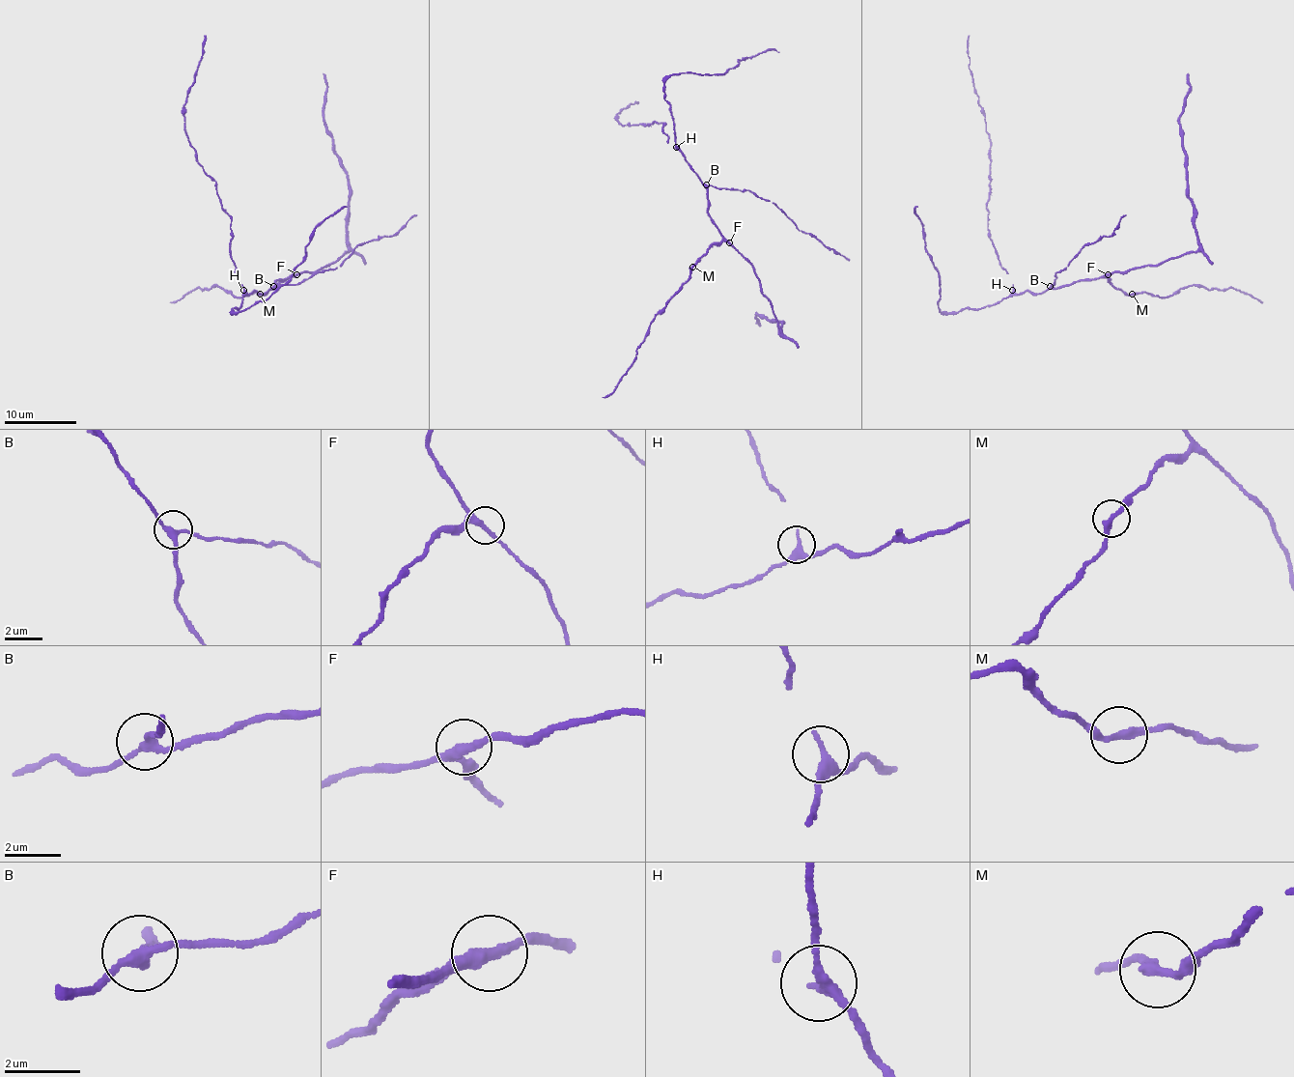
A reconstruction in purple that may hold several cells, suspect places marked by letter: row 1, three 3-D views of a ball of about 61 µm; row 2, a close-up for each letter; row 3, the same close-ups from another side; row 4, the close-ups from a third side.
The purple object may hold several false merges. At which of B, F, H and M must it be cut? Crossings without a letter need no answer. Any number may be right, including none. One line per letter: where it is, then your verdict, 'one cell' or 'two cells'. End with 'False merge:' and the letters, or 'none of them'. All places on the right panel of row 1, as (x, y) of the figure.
B: place (1050, 286); one cell
F: place (1108, 274); one cell
H: place (1012, 290); one cell
M: place (1132, 294); one cell
False merge: none of them

